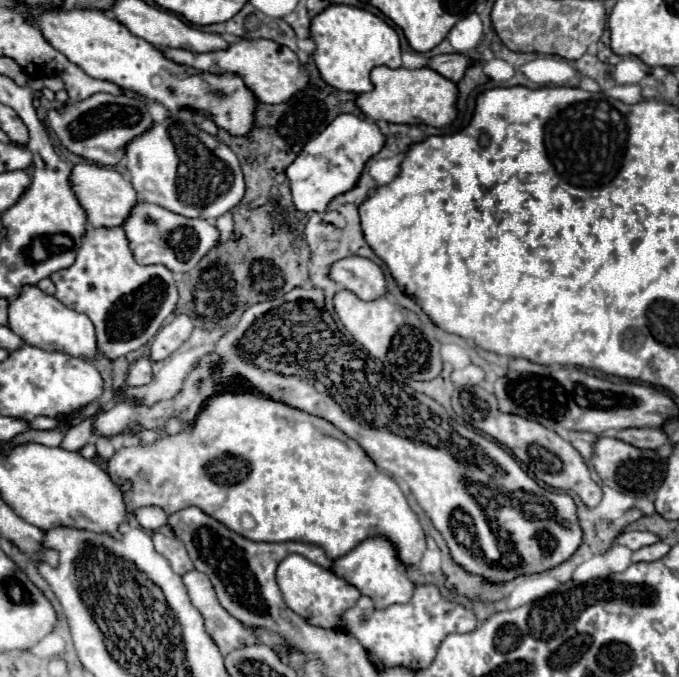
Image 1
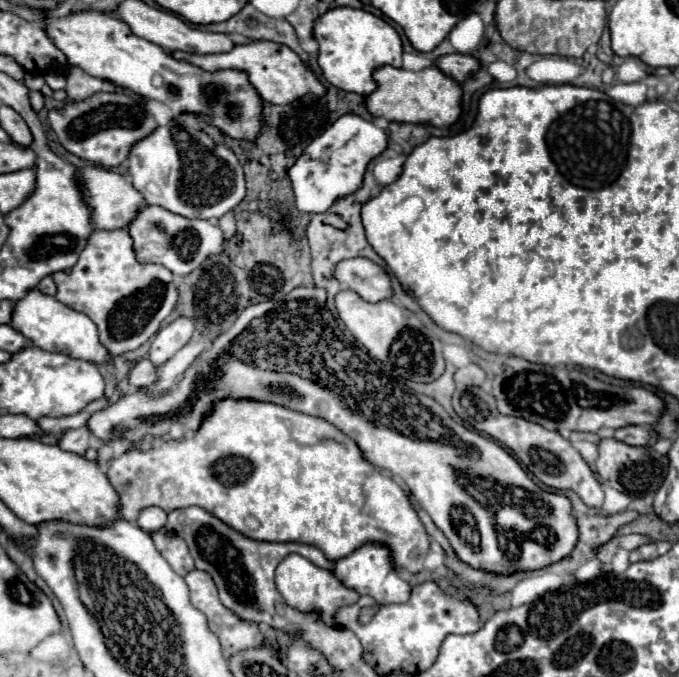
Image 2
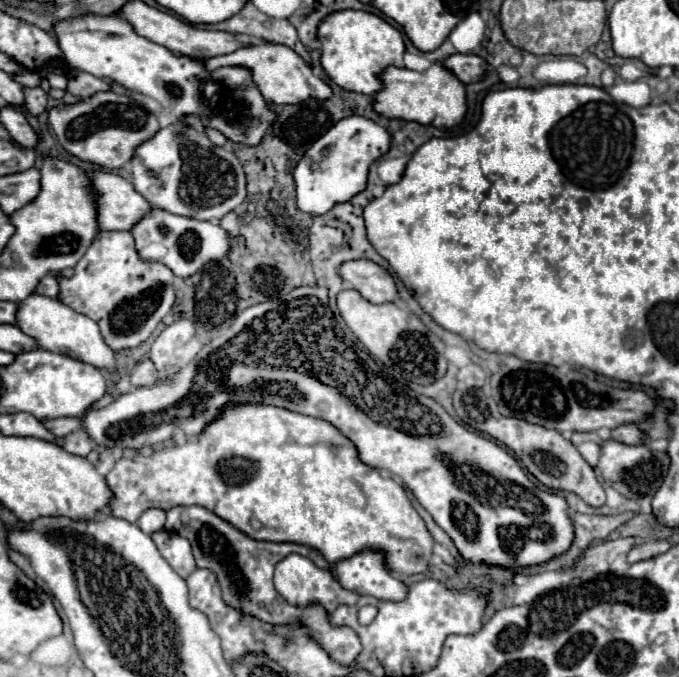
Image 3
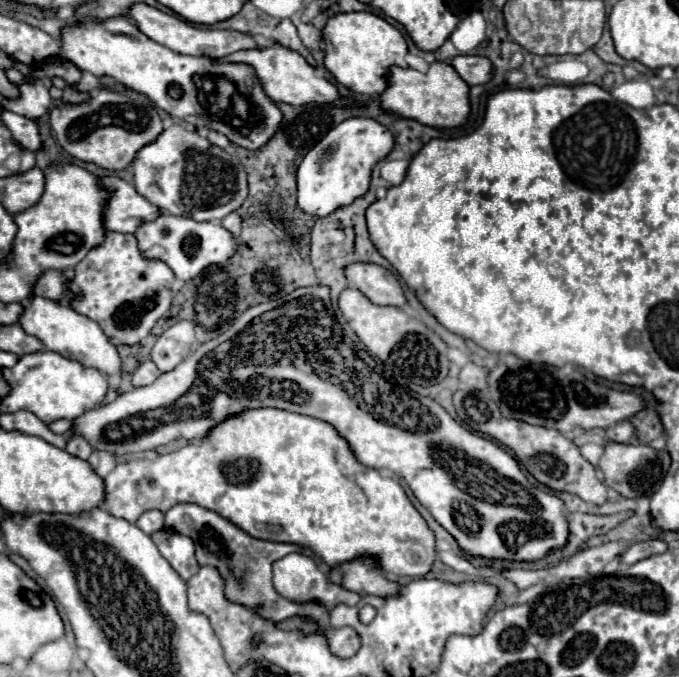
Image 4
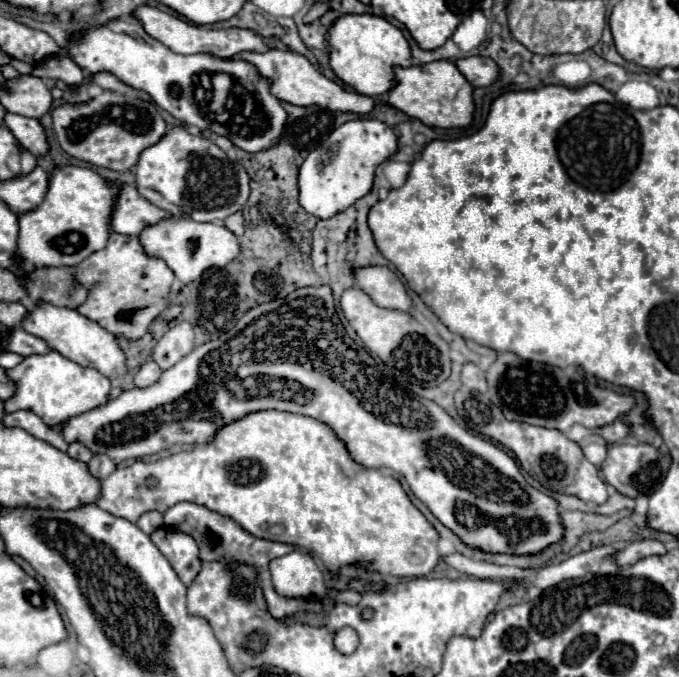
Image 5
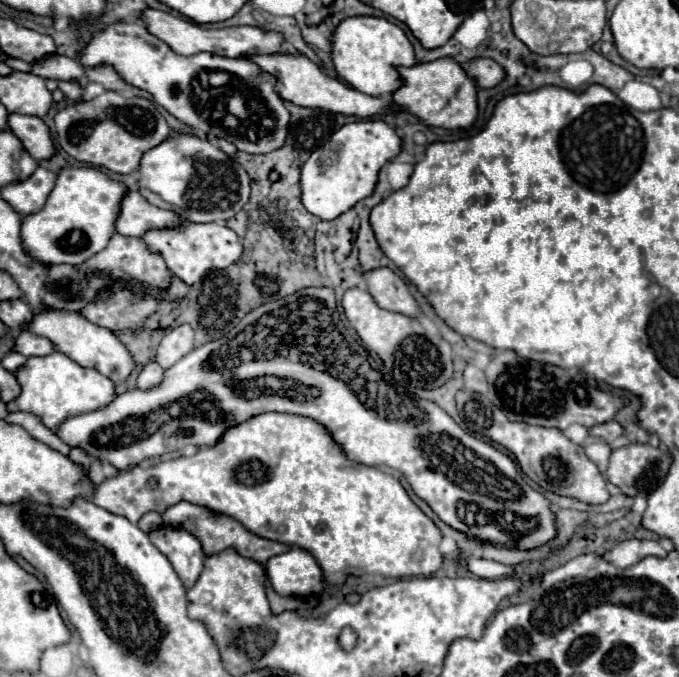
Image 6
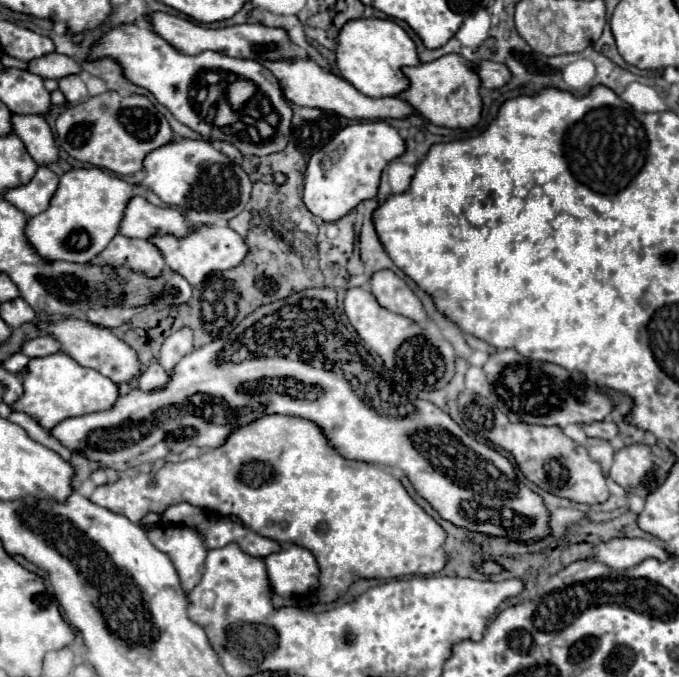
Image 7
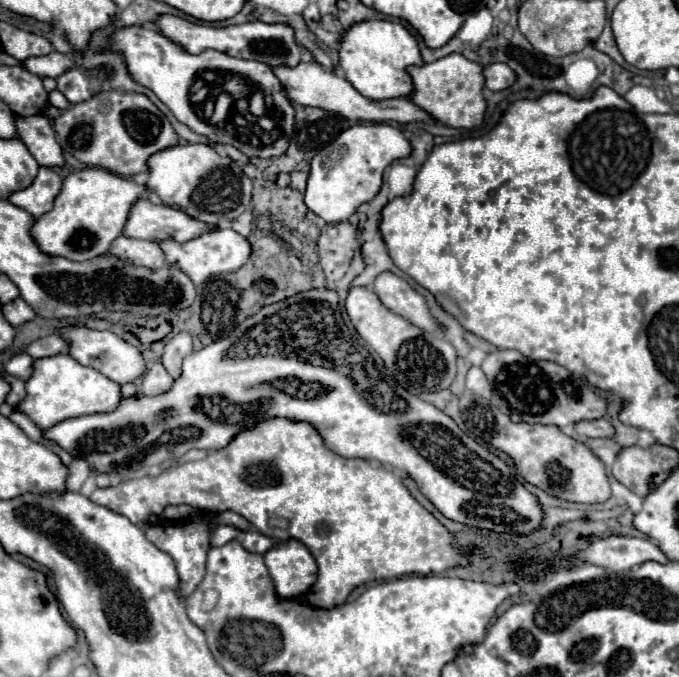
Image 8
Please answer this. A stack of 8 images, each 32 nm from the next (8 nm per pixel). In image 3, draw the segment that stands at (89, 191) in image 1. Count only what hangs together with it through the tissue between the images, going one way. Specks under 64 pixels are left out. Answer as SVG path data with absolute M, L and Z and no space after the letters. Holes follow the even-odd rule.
M92 172L94 190L100 194L98 220L102 230L126 230L130 232L146 214L152 212L152 206L140 196L132 182L124 180L112 172Z

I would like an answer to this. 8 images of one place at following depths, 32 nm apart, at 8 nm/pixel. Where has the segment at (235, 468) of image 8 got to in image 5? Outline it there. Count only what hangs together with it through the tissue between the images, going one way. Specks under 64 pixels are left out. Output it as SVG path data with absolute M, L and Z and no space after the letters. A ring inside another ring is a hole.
M272 410L272 412L254 412L252 416L246 416L244 420L238 420L238 422L232 422L232 424L224 426L216 434L216 440L212 444L196 444L192 452L178 452L178 454L172 454L168 458L160 458L156 462L150 462L150 464L146 464L142 460L134 460L128 466L118 466L114 474L110 474L106 480L102 480L100 496L98 496L96 504L100 508L104 508L106 512L110 512L114 516L120 516L120 518L126 518L130 522L136 522L144 512L150 512L150 510L166 512L170 506L174 506L178 502L194 502L194 504L200 504L200 506L208 504L210 510L222 514L222 516L224 516L224 512L228 512L228 518L236 520L244 530L248 530L250 534L254 534L258 538L292 544L292 546L298 546L298 548L310 552L312 556L320 558L322 564L326 566L326 570L332 572L332 574L338 574L340 568L354 564L354 566L360 566L360 568L364 568L368 572L378 572L378 574L426 576L440 562L440 554L438 554L438 546L436 546L440 536L434 530L434 526L424 518L424 514L410 502L408 494L404 492L404 488L400 484L399 477L401 476L400 472L394 472L390 468L366 468L366 466L360 466L358 462L354 462L348 456L346 446L336 438L336 434L326 424L322 424L322 422L318 422L314 418L308 418L308 416Z

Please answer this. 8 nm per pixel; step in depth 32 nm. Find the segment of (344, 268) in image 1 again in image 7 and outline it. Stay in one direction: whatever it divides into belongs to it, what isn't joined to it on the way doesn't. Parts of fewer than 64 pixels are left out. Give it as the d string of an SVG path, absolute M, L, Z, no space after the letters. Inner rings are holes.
M390 270L376 272L376 276L370 282L370 292L390 312L406 316L406 318L410 318L412 322L416 322L420 326L428 324L430 318L428 318L428 314L422 306L422 300L394 272L390 272Z

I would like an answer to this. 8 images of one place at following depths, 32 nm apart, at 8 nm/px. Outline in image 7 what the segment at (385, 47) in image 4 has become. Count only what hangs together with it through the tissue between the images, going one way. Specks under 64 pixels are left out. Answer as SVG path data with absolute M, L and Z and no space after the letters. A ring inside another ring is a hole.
M352 20L352 24L344 26L340 32L338 48L336 48L336 66L358 92L370 98L386 98L398 96L408 90L408 78L404 76L404 66L420 64L418 50L410 34L392 20Z

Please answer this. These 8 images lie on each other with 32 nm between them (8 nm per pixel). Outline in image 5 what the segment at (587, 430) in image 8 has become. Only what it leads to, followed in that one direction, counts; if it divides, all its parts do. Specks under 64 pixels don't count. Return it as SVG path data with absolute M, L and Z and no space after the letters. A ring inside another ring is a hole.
M620 420L612 422L612 424L606 424L606 426L600 426L594 430L598 436L602 436L608 444L614 444L618 440L624 440L628 436L628 426Z

